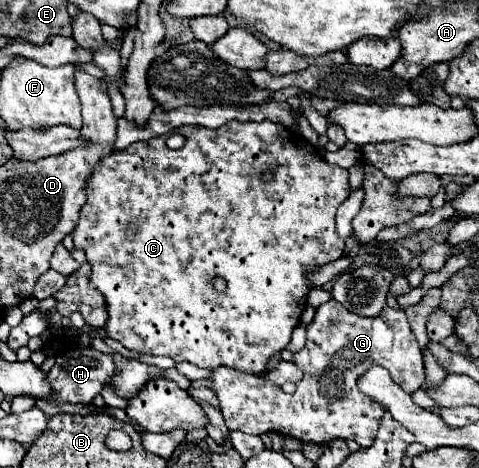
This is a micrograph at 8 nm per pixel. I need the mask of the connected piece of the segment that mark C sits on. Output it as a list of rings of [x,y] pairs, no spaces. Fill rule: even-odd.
[[[231,121],[219,129],[193,125],[193,127],[177,127],[175,133],[181,133],[187,137],[185,147],[179,151],[171,151],[165,145],[165,137],[155,137],[155,159],[149,157],[151,147],[147,141],[133,143],[131,147],[123,149],[123,155],[113,153],[113,155],[105,155],[103,159],[99,159],[99,163],[95,165],[95,171],[91,171],[87,179],[87,203],[83,205],[81,217],[71,233],[73,243],[77,249],[85,251],[87,261],[93,269],[91,283],[105,297],[107,315],[109,315],[105,323],[105,333],[109,337],[121,341],[127,349],[135,349],[135,351],[151,353],[151,355],[167,355],[175,363],[189,361],[205,369],[227,365],[227,367],[241,369],[245,373],[261,375],[267,369],[269,359],[289,345],[291,333],[299,325],[301,313],[307,305],[307,295],[311,291],[309,273],[343,257],[345,243],[335,231],[335,211],[351,191],[349,181],[347,181],[349,173],[341,167],[333,167],[325,163],[323,157],[315,151],[315,147],[307,139],[271,121],[261,121],[261,123]],[[267,169],[275,171],[275,181],[265,185],[261,181],[261,173]],[[215,275],[225,277],[227,289],[224,292],[215,291],[213,287]]]

